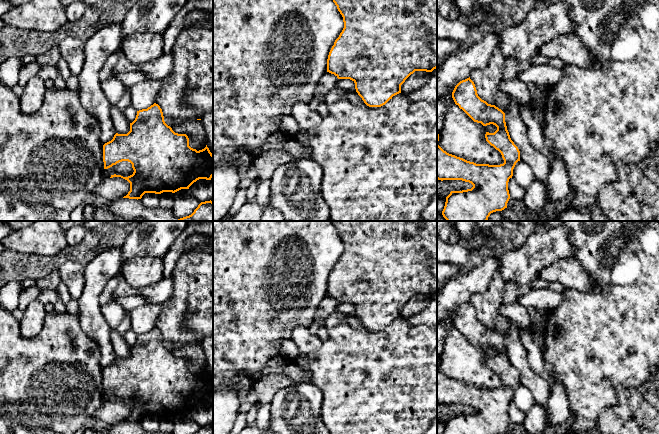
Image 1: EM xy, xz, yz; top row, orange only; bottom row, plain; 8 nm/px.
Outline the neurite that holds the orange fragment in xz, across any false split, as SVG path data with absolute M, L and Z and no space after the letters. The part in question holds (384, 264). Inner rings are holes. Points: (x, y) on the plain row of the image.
M331 221L343 241L344 252L327 283L327 296L350 303L364 327L381 331L401 317L401 309L415 295L437 292L437 221Z

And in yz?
M469 302L460 305L452 316L452 322L474 346L483 350L493 348L497 351L494 357L486 356L486 365L498 374L504 384L500 389L476 388L463 382L449 378L439 369L439 358L437 357L437 403L438 404L462 404L473 409L471 413L462 415L451 415L446 421L443 434L504 434L510 423L508 414L509 403L513 400L513 393L520 385L520 375L511 364L505 346L505 337L495 329L488 328L478 318L474 306Z

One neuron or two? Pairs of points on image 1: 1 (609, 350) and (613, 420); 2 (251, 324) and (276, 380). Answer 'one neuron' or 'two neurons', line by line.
1: two neurons
2: two neurons

